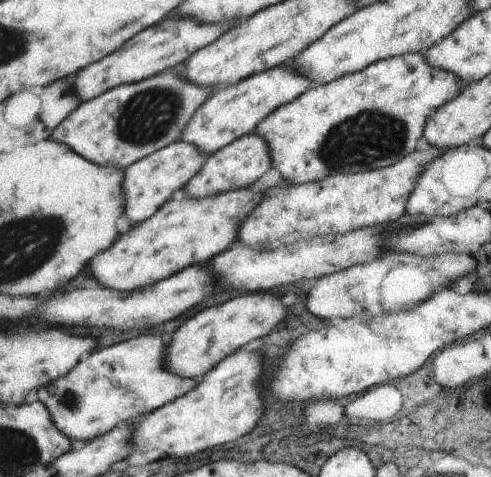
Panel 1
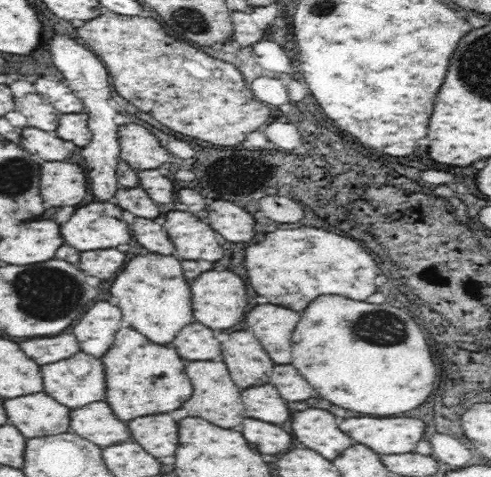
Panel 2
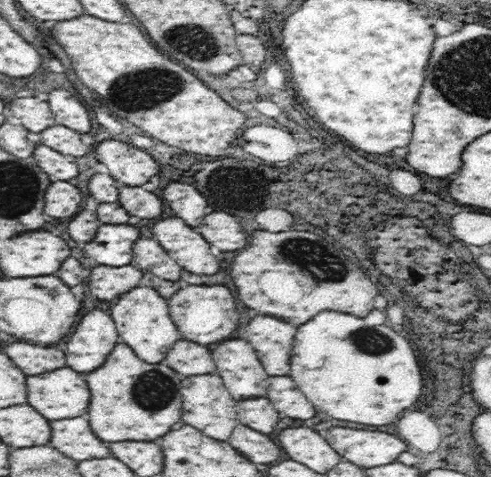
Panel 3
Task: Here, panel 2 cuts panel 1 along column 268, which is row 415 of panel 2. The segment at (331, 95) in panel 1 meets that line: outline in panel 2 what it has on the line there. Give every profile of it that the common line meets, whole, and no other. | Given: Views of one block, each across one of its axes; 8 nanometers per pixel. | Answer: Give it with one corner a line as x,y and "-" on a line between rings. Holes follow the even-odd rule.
122,328
116,334
116,342
114,346
104,354
102,358
104,366
106,366
106,402
110,404
110,408
114,410
116,418
120,418
122,422
130,422
134,418
140,416
150,416
150,414
170,414
176,408
184,408
184,402
190,400
194,386
190,376
186,374
186,360
180,358
178,350
174,350
172,346
158,346
152,344
150,338
142,336
140,332
132,330
132,328

